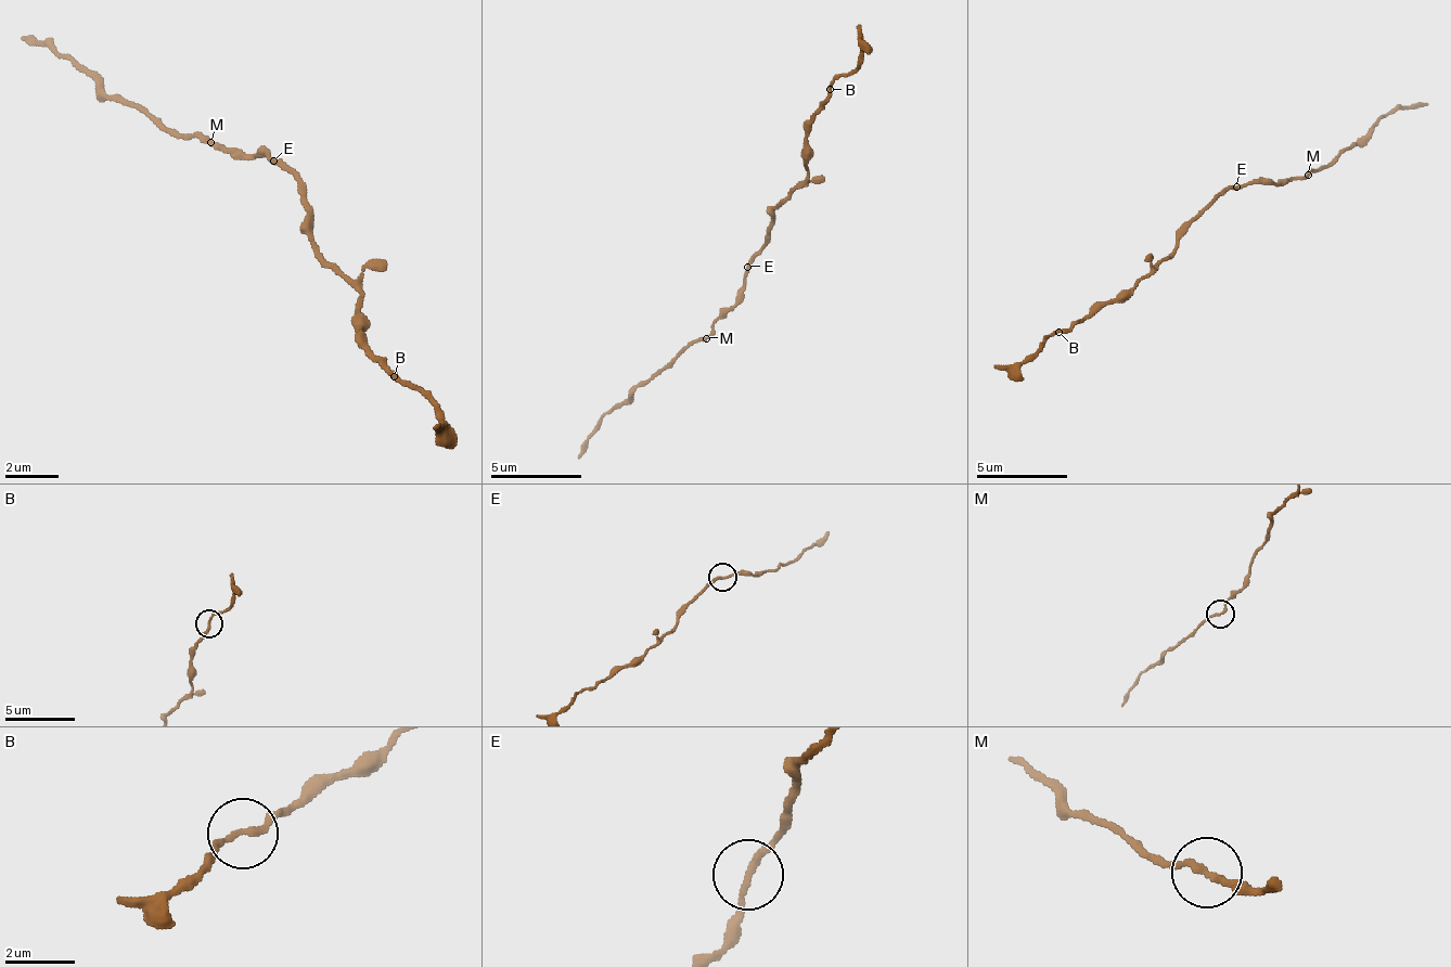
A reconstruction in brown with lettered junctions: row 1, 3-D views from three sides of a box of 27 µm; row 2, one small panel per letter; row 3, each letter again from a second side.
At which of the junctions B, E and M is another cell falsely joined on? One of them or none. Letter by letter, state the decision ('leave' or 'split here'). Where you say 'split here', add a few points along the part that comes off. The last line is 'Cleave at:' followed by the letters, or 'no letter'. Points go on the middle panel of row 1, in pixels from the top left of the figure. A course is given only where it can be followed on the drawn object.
B: leave
E: leave
M: leave
Cleave at: no letter

